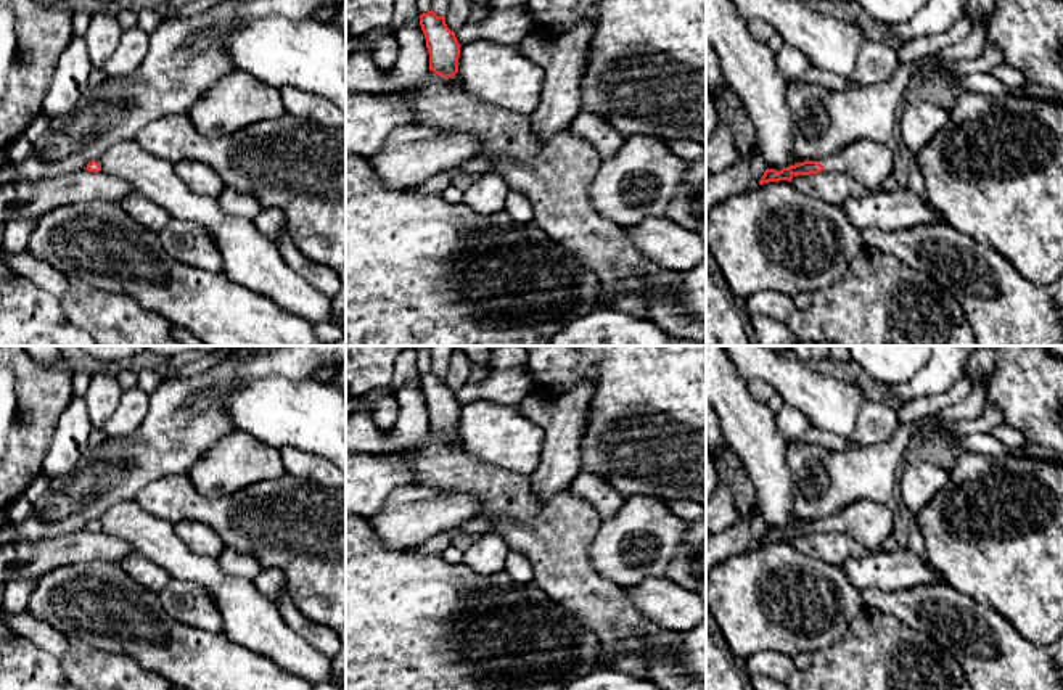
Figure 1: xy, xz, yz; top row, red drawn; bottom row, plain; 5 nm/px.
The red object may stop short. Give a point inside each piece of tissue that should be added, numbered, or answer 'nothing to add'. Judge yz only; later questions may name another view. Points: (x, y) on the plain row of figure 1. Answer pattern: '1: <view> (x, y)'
1: yz (870, 523)

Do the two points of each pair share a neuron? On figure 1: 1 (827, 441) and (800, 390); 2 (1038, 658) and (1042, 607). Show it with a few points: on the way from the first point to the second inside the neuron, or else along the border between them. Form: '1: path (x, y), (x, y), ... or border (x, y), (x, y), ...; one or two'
1: border (814, 425), (848, 438); two
2: border (1010, 621), (1026, 637), (1046, 645); two

